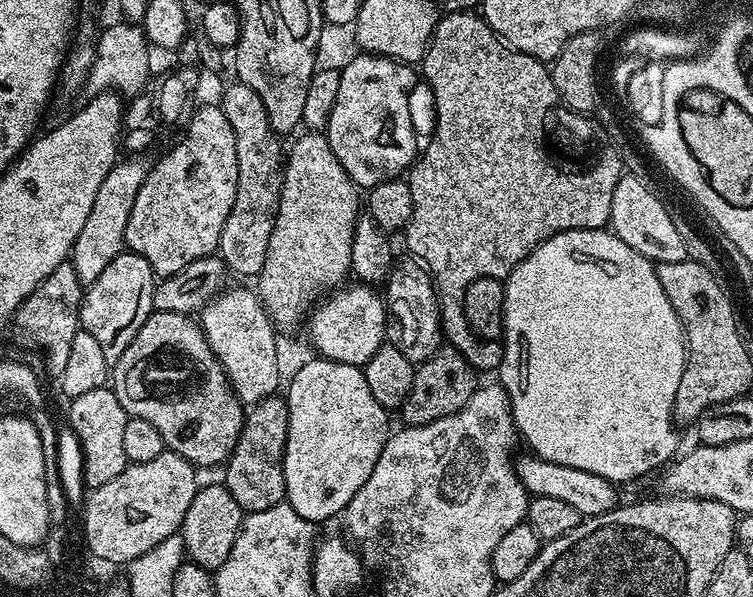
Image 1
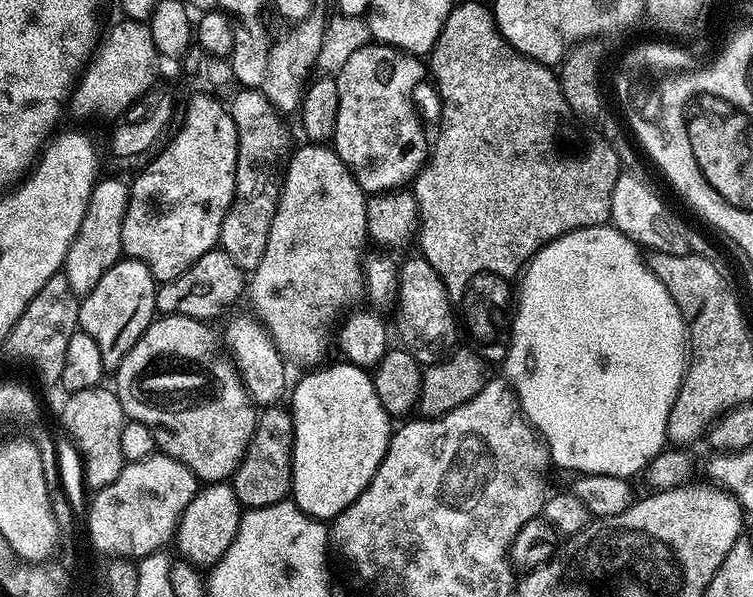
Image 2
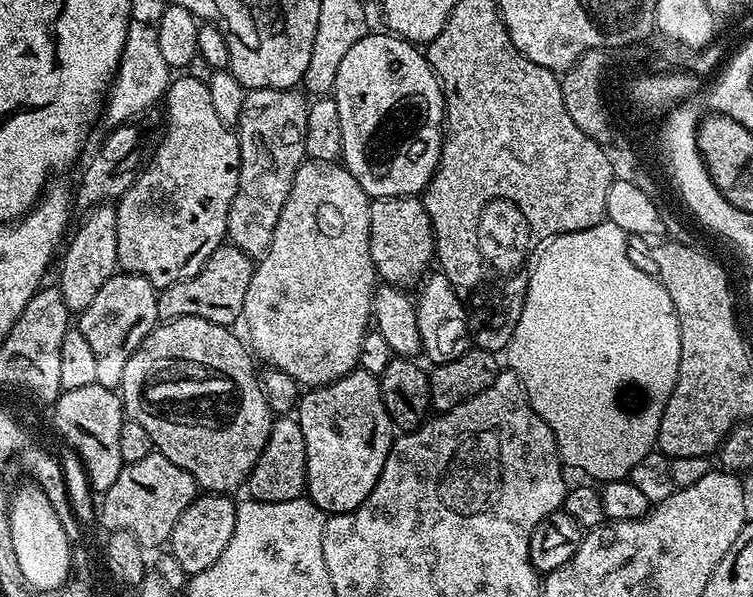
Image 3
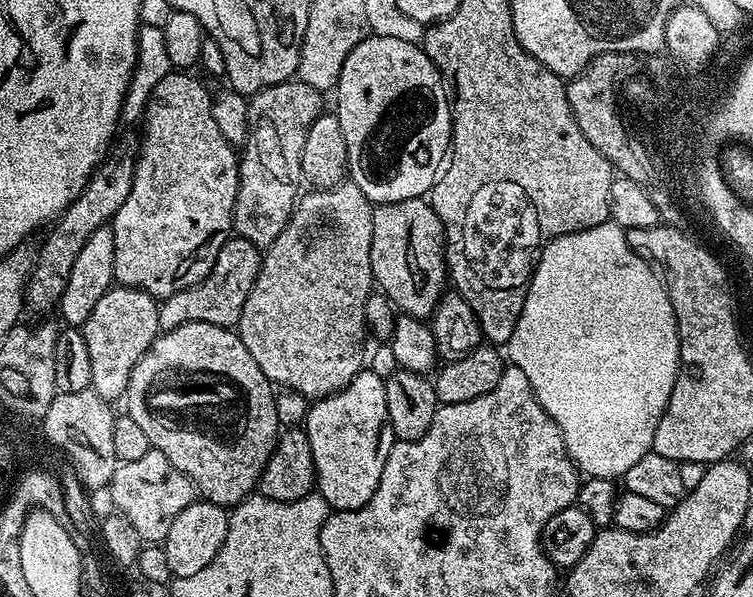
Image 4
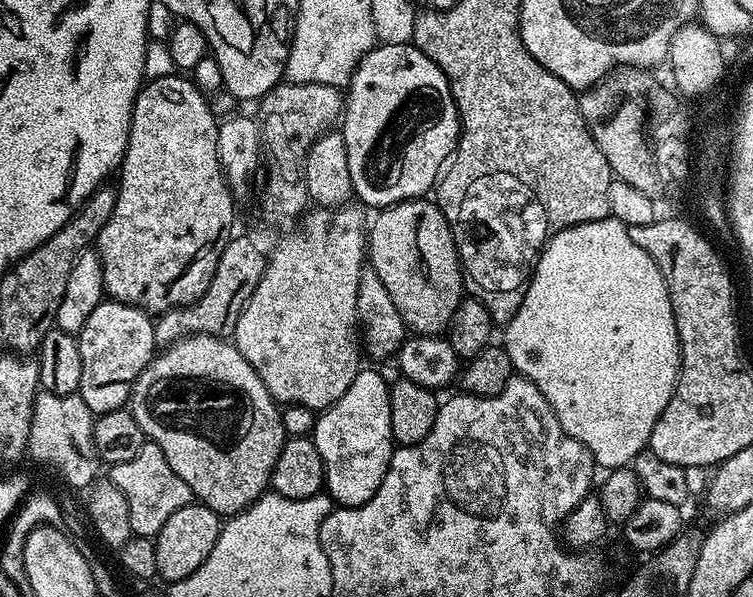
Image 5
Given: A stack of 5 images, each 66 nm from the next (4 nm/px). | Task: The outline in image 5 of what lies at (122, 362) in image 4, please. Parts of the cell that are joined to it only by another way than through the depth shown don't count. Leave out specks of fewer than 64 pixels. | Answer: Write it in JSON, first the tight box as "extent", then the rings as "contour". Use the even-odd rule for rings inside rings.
{"extent":[78,298,157,414],"contour":[[[111,298],[105,299],[94,314],[86,318],[86,326],[78,333],[78,350],[82,354],[82,382],[78,395],[93,414],[113,412],[129,403],[133,384],[157,351],[155,329],[153,317],[143,308]]]}

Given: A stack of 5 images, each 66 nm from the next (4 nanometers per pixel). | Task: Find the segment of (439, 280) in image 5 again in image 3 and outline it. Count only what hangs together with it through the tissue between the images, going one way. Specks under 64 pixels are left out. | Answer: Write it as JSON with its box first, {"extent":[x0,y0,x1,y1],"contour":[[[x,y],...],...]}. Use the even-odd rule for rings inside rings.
{"extent":[370,195,436,290],"contour":[[[419,195],[381,196],[371,201],[370,258],[383,283],[403,290],[411,289],[411,284],[419,285],[433,267],[435,255],[436,237],[432,234],[430,214]]]}

